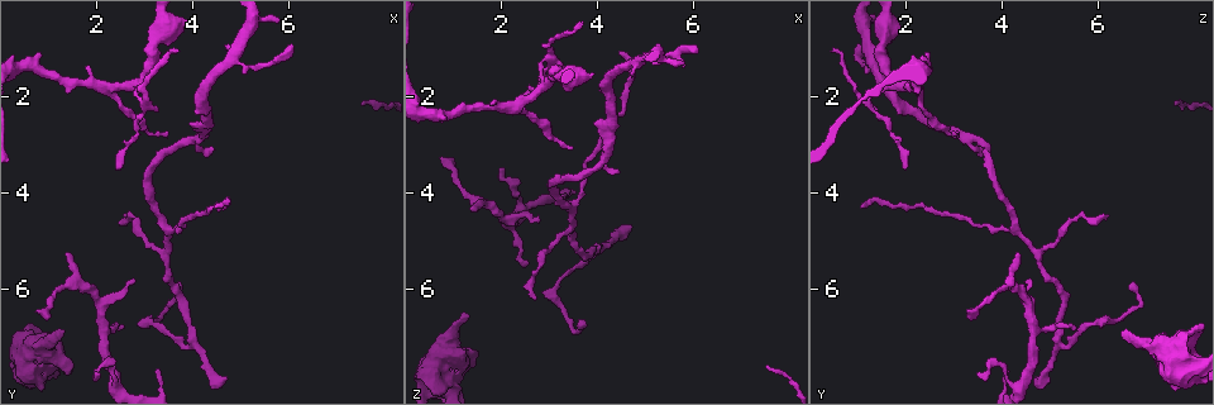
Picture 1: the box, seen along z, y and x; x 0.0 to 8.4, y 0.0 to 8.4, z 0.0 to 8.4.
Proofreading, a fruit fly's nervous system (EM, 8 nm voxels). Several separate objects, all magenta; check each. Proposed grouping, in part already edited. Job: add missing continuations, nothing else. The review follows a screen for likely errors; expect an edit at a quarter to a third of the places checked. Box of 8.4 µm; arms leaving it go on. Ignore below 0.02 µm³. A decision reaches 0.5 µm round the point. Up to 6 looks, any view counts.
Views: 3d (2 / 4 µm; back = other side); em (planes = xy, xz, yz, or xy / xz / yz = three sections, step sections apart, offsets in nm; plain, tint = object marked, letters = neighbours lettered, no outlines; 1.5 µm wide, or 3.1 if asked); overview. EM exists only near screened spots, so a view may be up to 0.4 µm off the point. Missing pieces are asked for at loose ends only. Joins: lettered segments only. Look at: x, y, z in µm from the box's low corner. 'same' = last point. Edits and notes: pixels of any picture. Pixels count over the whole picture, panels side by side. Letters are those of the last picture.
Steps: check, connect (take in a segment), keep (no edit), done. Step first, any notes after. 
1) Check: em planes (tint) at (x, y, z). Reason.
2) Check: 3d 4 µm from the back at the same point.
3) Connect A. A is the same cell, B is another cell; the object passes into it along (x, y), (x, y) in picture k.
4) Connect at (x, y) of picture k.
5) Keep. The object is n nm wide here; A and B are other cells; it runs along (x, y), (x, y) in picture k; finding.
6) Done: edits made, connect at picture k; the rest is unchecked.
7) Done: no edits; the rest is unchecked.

Check: 3d 2 µm from the back at (1.30, 6.80, 6.55). An open end.

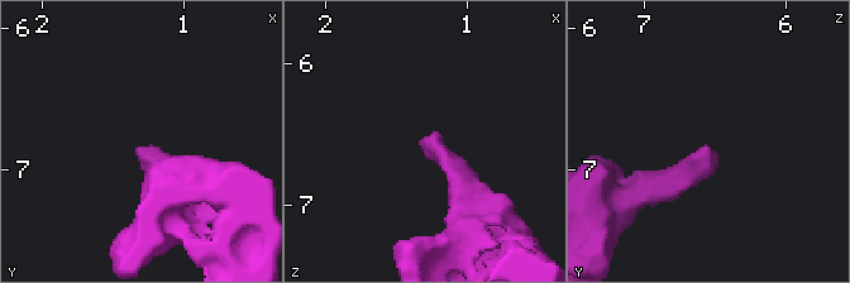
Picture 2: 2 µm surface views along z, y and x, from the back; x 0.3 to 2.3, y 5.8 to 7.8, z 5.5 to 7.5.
Check: em planes (letters) at (1.34, 6.84, 6.56).

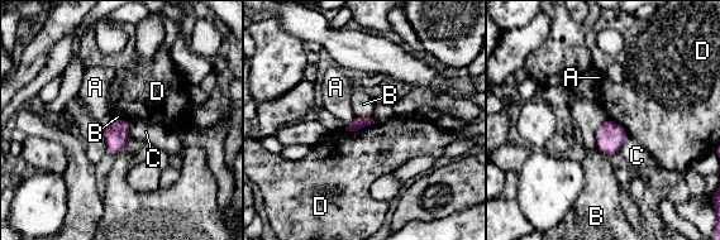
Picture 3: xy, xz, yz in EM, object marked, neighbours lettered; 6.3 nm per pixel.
Keep. The longest contact is with B, 260 nm; A, B, C and D are other cells; none of them fits.

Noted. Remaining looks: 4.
Check: 3d 4 µm at (4.45, 3.15, 3.55). Thin end.

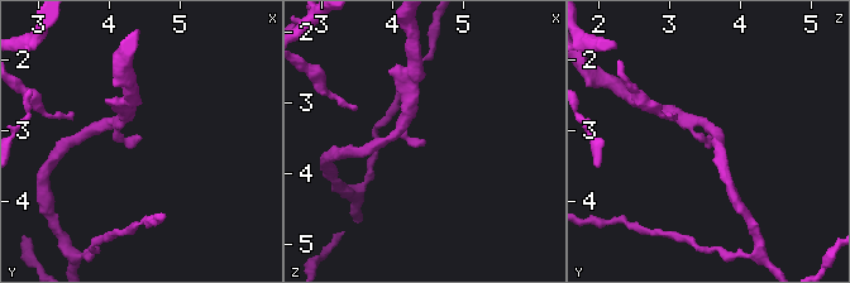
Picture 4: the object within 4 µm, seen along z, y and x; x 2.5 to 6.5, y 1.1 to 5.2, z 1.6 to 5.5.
Check: em planes (letters) at (4.45, 3.10, 3.50). Now the EM.

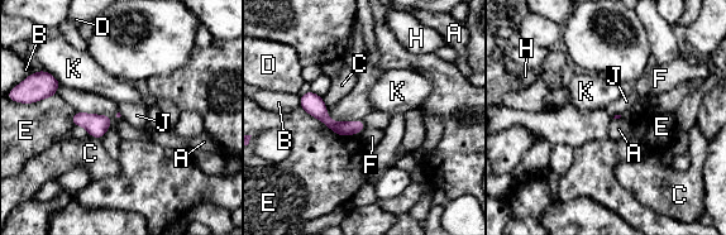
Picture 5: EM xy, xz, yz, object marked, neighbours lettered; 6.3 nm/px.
Keep. A, B, C, D, E, F, H, J and K are other cells; a border runs along (363, 119), (363, 129), (352, 135) in picture 5; no lettered segment goes on from it.

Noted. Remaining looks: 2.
Done: no edits; the rest is unchecked.

